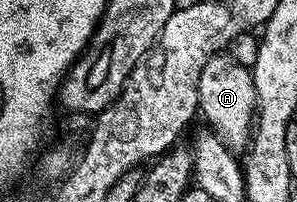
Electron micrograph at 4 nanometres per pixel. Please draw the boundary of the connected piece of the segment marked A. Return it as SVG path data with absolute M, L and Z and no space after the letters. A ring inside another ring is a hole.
M218 52L207 60L199 76L200 117L210 122L211 130L220 138L228 150L241 152L248 147L251 131L257 113L257 97L250 67L239 63L225 52Z

